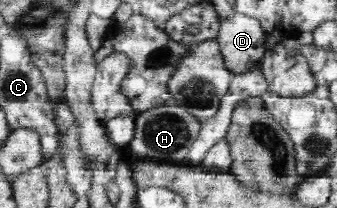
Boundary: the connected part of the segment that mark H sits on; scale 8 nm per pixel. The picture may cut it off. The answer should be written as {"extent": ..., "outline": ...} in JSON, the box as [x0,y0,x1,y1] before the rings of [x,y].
{"extent":[128,102,199,162],"outline":[[[174,102],[136,113],[135,133],[128,147],[128,154],[135,157],[172,162],[189,160],[190,148],[197,139],[199,126],[196,116],[192,116],[187,109]]]}

